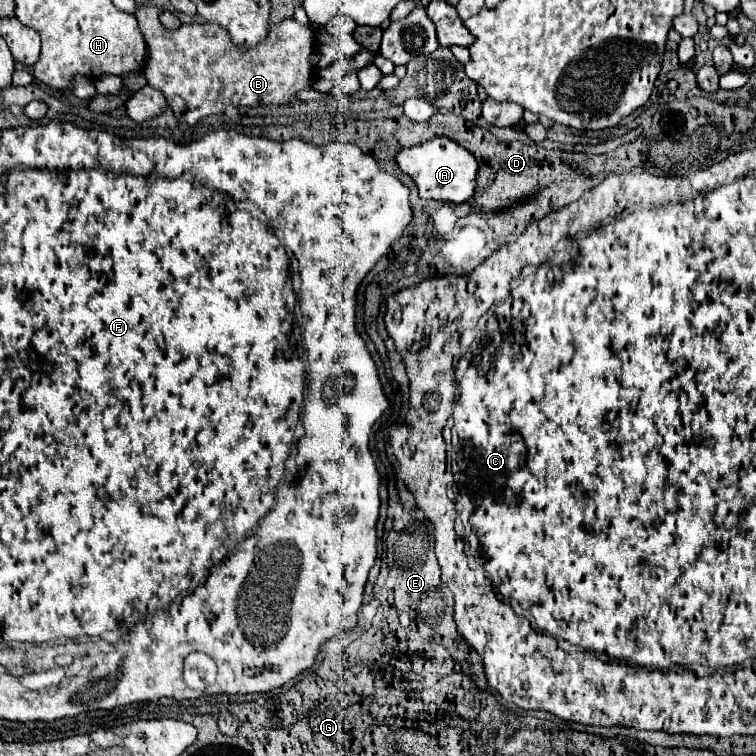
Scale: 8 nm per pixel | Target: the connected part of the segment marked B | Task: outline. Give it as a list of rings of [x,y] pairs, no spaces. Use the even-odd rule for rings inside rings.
[[[140,5],[134,15],[150,45],[150,61],[144,67],[146,79],[154,89],[164,93],[168,107],[188,125],[222,113],[228,103],[234,107],[292,103],[296,101],[296,91],[310,89],[314,69],[310,69],[308,57],[316,41],[308,27],[296,19],[272,25],[260,45],[240,49],[230,39],[230,33],[216,23],[192,23],[168,31],[158,21],[158,9],[154,5]]]

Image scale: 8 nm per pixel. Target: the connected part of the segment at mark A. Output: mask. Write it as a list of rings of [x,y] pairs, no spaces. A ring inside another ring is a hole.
[[[434,137],[420,145],[406,147],[398,151],[396,163],[402,169],[402,173],[412,177],[412,181],[418,187],[420,199],[436,199],[458,205],[468,201],[476,189],[478,161],[474,159],[472,153],[468,153],[464,147],[460,147],[456,141],[448,137]]]

